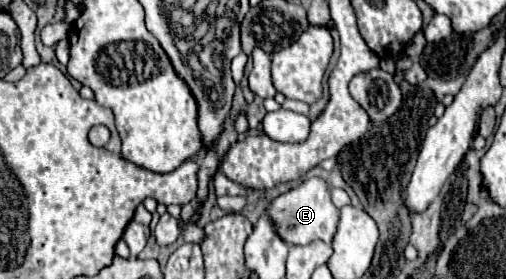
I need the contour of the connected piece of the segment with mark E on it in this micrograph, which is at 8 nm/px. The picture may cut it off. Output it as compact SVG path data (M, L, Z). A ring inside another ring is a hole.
M319 176L307 178L297 188L291 188L289 192L271 200L267 206L267 214L273 226L277 226L277 236L285 240L289 246L305 246L313 240L331 242L337 230L337 222L339 222L339 210L331 202L329 186Z

